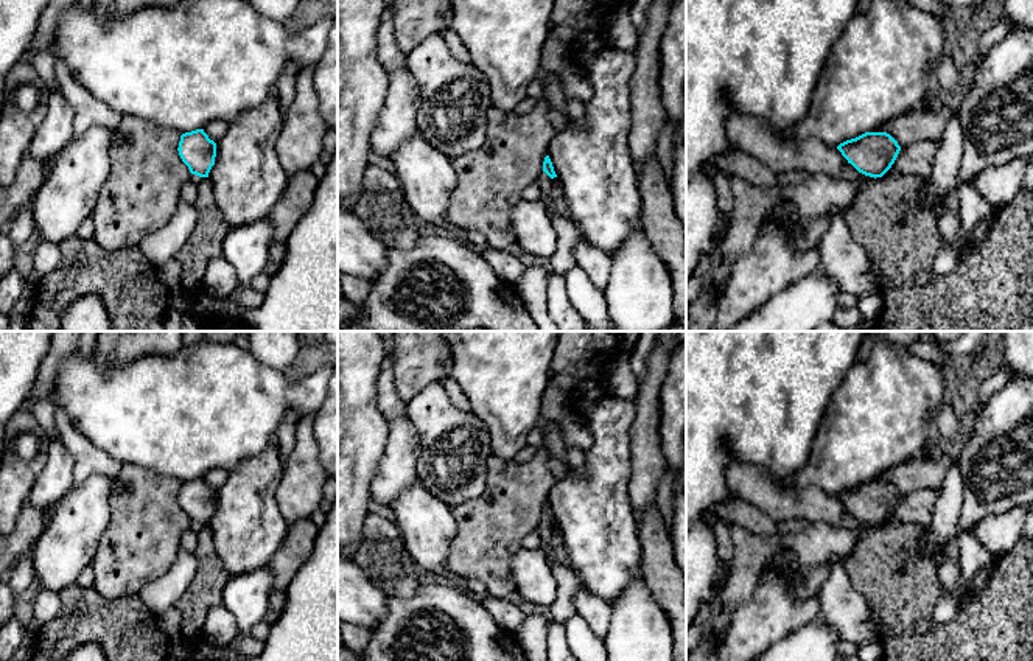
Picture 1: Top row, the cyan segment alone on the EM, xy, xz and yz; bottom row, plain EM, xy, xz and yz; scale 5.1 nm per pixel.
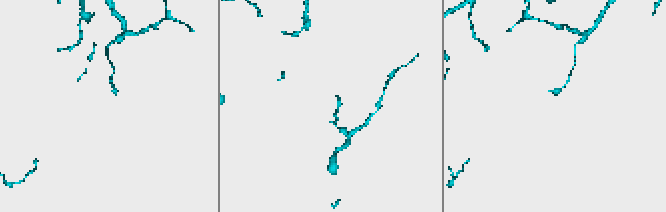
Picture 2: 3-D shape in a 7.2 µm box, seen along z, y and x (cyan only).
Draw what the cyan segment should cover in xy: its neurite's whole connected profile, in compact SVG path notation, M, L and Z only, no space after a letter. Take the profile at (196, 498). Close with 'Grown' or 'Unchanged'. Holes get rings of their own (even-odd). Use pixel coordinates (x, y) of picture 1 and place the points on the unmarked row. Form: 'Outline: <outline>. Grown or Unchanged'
Outline: M204 477L180 484L179 504L191 523L208 526L216 505L216 491L208 487Z. Unchanged

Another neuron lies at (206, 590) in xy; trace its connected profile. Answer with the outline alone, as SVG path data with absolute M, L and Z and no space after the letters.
M208 526L198 530L194 557L198 560L196 575L176 603L182 617L180 636L187 639L202 639L207 613L212 607L222 603L222 591L230 579L216 554Z

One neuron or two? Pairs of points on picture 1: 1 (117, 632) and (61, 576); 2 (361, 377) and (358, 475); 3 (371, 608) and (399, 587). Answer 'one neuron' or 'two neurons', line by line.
1: two neurons
2: one neuron
3: two neurons

